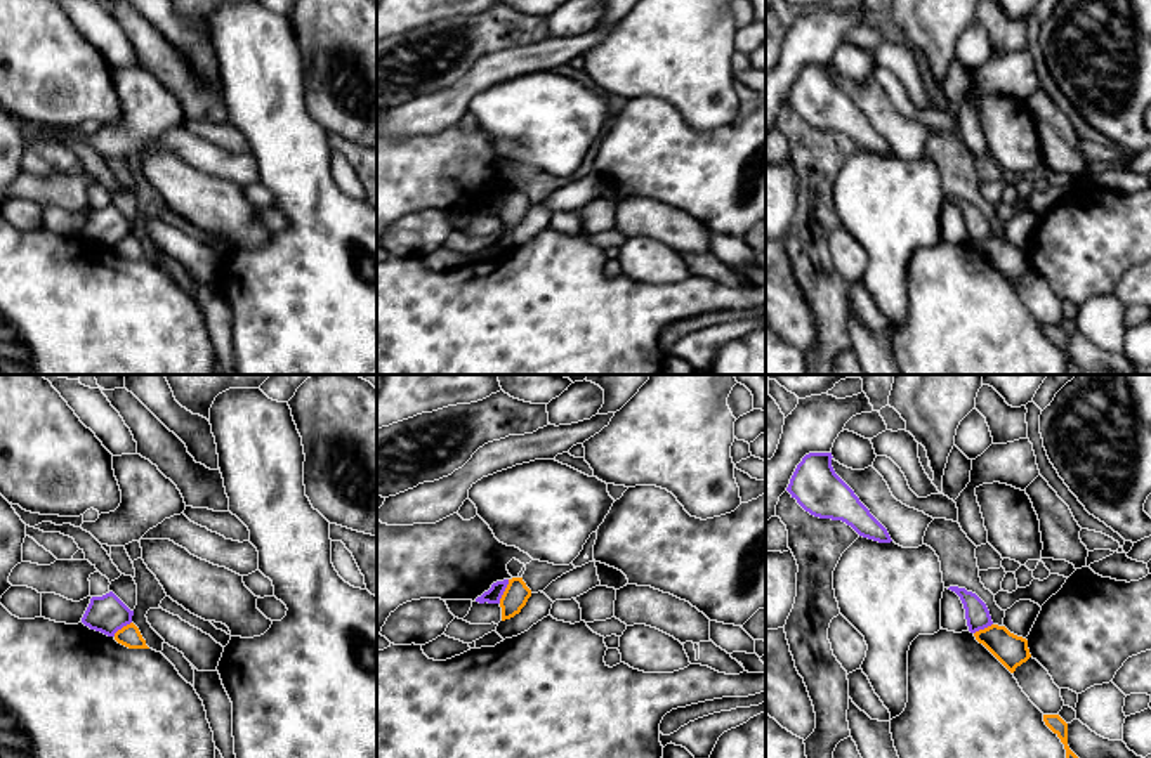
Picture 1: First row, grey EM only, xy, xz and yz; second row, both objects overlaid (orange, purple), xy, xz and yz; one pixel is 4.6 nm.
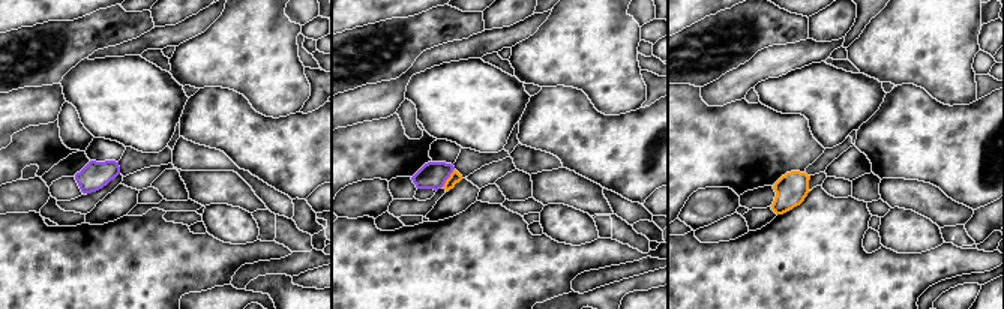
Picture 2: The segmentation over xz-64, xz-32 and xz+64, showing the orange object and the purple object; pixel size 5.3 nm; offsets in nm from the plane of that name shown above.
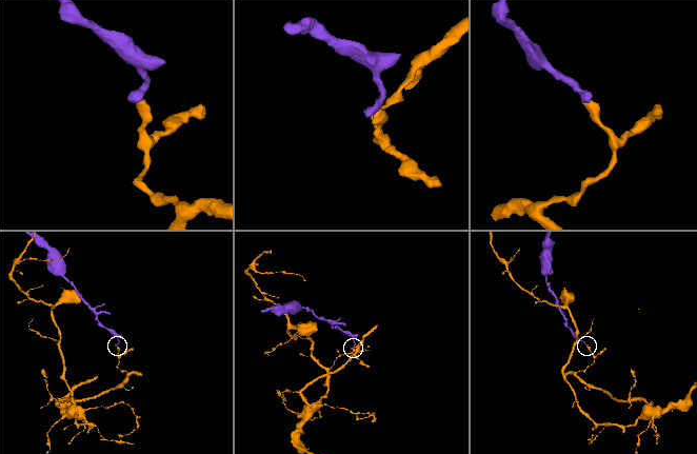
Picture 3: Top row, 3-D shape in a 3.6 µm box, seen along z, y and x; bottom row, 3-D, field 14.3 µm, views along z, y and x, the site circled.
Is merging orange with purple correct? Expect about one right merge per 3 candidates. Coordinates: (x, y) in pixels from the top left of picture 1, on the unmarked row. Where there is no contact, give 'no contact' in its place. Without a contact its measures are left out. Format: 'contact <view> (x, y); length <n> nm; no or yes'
contact xz (504, 203); length 120 nm; no

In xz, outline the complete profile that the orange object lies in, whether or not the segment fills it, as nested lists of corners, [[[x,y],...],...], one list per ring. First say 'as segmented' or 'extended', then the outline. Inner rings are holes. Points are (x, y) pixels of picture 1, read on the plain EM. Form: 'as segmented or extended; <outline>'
as segmented; [[[523,189],[509,191],[509,196],[500,210],[502,232],[519,225],[529,208],[531,208],[531,201],[526,198]]]

